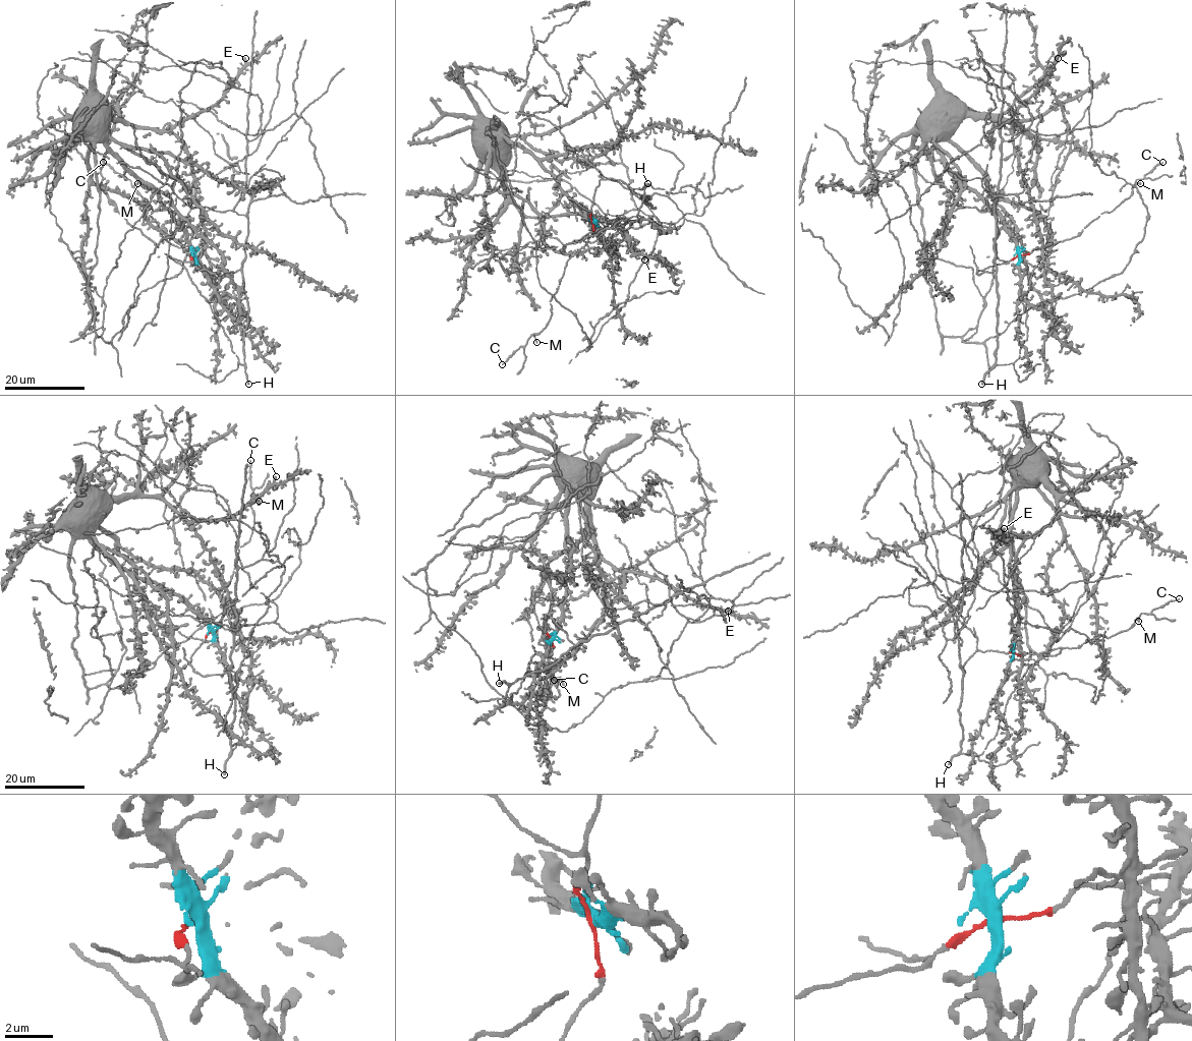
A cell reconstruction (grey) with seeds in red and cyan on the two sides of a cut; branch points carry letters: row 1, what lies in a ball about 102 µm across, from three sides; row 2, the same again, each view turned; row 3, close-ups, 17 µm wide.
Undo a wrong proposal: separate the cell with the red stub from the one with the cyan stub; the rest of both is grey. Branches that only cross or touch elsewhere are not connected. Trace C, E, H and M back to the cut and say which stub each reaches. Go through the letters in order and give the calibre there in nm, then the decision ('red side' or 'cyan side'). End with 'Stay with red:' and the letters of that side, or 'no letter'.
C: calibre 150 nm; red side
E: calibre 320 nm; cyan side
H: calibre 280 nm; red side
M: calibre 220 nm; red side
Stay with red: C, H, M

